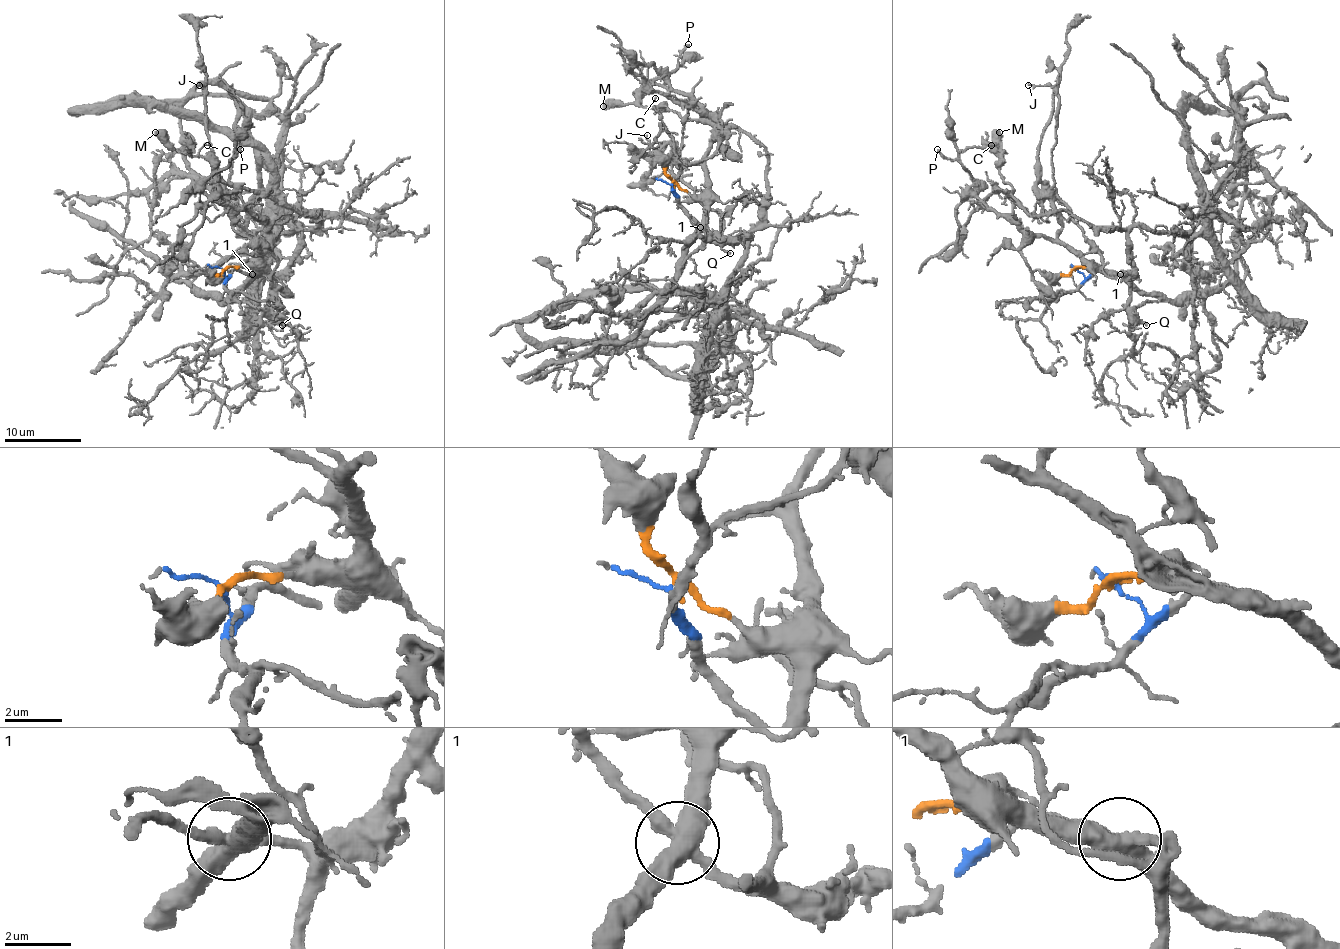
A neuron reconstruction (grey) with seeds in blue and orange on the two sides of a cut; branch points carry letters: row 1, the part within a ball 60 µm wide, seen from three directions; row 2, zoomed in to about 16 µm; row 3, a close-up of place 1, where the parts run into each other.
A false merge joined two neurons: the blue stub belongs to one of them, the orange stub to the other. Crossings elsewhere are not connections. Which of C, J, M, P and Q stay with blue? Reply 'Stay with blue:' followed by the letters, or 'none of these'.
Stay with blue: none of these

